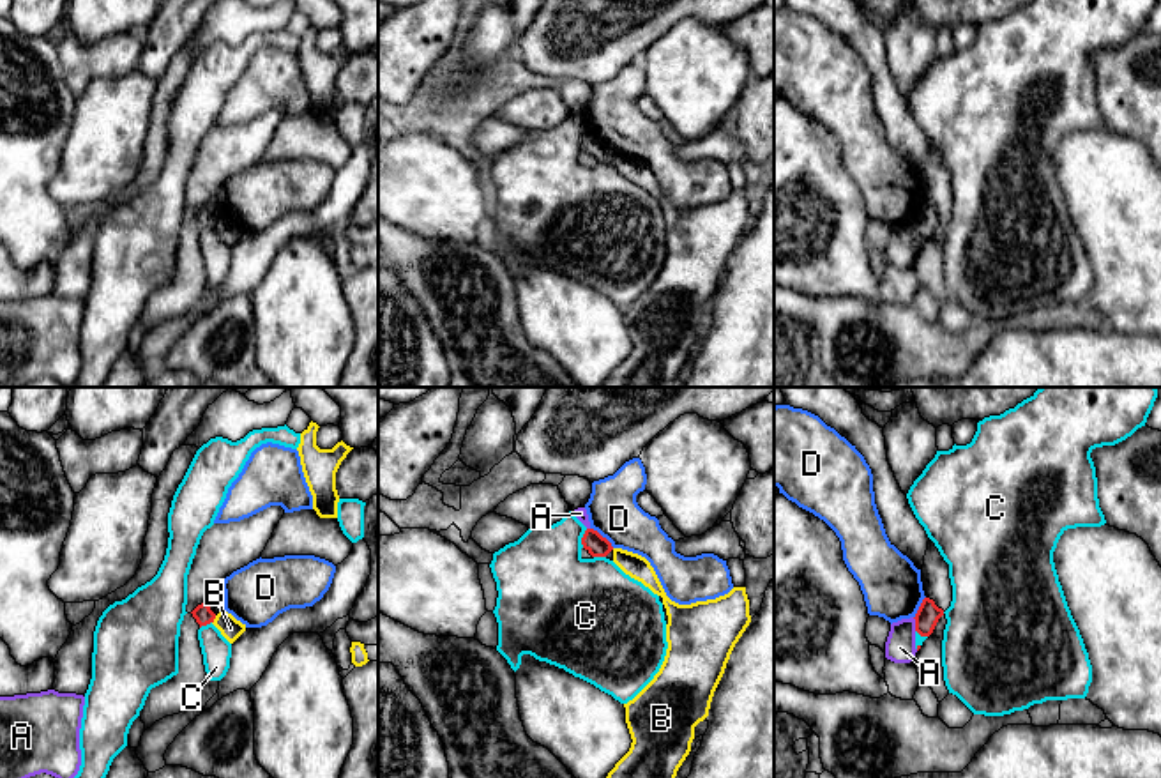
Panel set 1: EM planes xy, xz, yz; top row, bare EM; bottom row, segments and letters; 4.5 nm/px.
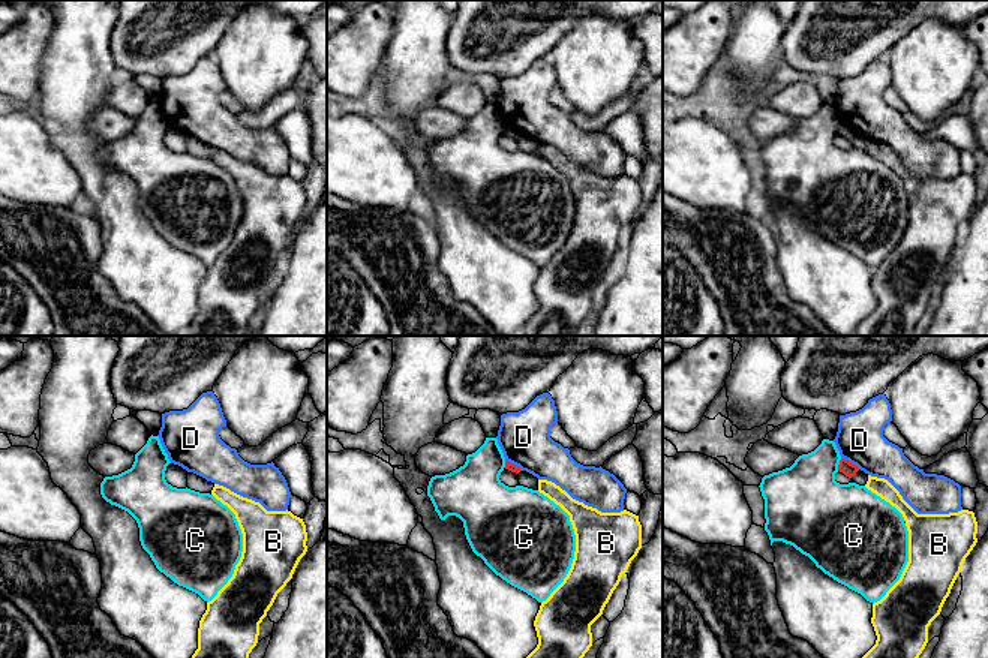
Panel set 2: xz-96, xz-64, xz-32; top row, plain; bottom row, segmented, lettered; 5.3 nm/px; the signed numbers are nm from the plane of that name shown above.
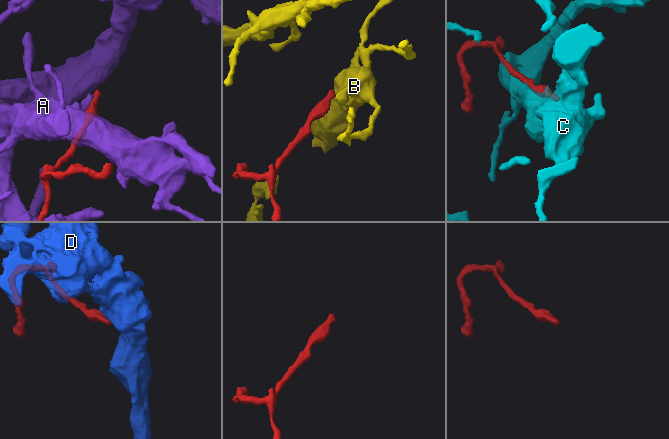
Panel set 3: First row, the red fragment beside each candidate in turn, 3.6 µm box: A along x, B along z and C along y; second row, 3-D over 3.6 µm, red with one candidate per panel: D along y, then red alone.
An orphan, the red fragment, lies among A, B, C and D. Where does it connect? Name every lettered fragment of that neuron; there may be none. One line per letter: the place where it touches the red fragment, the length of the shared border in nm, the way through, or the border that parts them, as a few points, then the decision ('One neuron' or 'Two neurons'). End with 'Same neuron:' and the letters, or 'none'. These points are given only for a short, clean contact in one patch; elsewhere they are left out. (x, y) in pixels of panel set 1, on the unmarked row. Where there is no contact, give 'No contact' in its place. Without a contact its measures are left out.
A: Touches red at yz (916, 228). Shared border 70 nm. Two neurons
B: Touches red at xy (214, 221). Shared border 40 nm. Boundary: xy (216, 220), (212, 227). Two neurons
C: Touches red at xz (582, 142). Shared border 90 nm. Two neurons
D: Touches red at xz (601, 140). Shared border 140 nm. Boundary: xz (591, 131), (614, 151). Two neurons
Same neuron: none

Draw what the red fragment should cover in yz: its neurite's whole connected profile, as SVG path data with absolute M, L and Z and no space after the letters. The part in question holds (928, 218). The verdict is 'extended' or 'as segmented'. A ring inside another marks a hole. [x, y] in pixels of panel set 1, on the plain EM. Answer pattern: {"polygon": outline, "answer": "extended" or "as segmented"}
{"polygon": "M924 202L915 221L914 221L915 235L921 240L930 240L942 219L944 219L944 214L938 212L933 203Z", "answer": "as segmented"}

